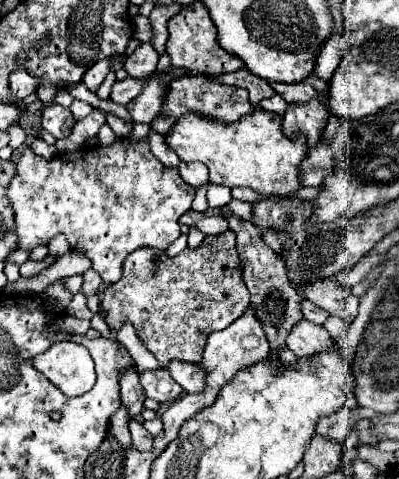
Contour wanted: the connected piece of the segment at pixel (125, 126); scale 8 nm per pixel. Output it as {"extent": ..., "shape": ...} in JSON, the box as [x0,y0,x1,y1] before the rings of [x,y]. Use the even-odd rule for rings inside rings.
{"extent":[107,114,131,136],"shape":[[[107,114],[107,124],[111,126],[111,130],[117,134],[117,136],[127,136],[131,132],[131,124],[121,120],[117,114]]]}

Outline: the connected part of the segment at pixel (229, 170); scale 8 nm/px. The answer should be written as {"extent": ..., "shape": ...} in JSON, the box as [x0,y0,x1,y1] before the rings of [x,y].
{"extent":[165,108,307,196],"shape":[[[255,108],[251,114],[241,116],[233,124],[221,124],[219,120],[209,120],[209,116],[197,116],[187,112],[169,134],[165,142],[183,162],[203,162],[209,168],[209,182],[221,186],[247,186],[263,196],[279,194],[287,196],[299,190],[299,164],[307,156],[307,146],[303,138],[289,140],[281,130],[281,116]]]}

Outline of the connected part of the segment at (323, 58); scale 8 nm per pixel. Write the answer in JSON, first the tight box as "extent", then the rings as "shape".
{"extent":[313,34,339,80],"shape":[[[333,34],[325,46],[321,48],[321,54],[317,58],[317,66],[313,70],[313,74],[321,80],[331,80],[333,78],[333,72],[339,64],[339,50],[337,50],[337,42],[339,42],[339,34]]]}

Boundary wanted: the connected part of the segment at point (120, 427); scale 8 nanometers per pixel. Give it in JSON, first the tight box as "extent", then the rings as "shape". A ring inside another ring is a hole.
{"extent":[111,406,133,448],"shape":[[[121,406],[113,416],[111,416],[111,434],[123,448],[133,448],[131,436],[129,436],[129,408]]]}

